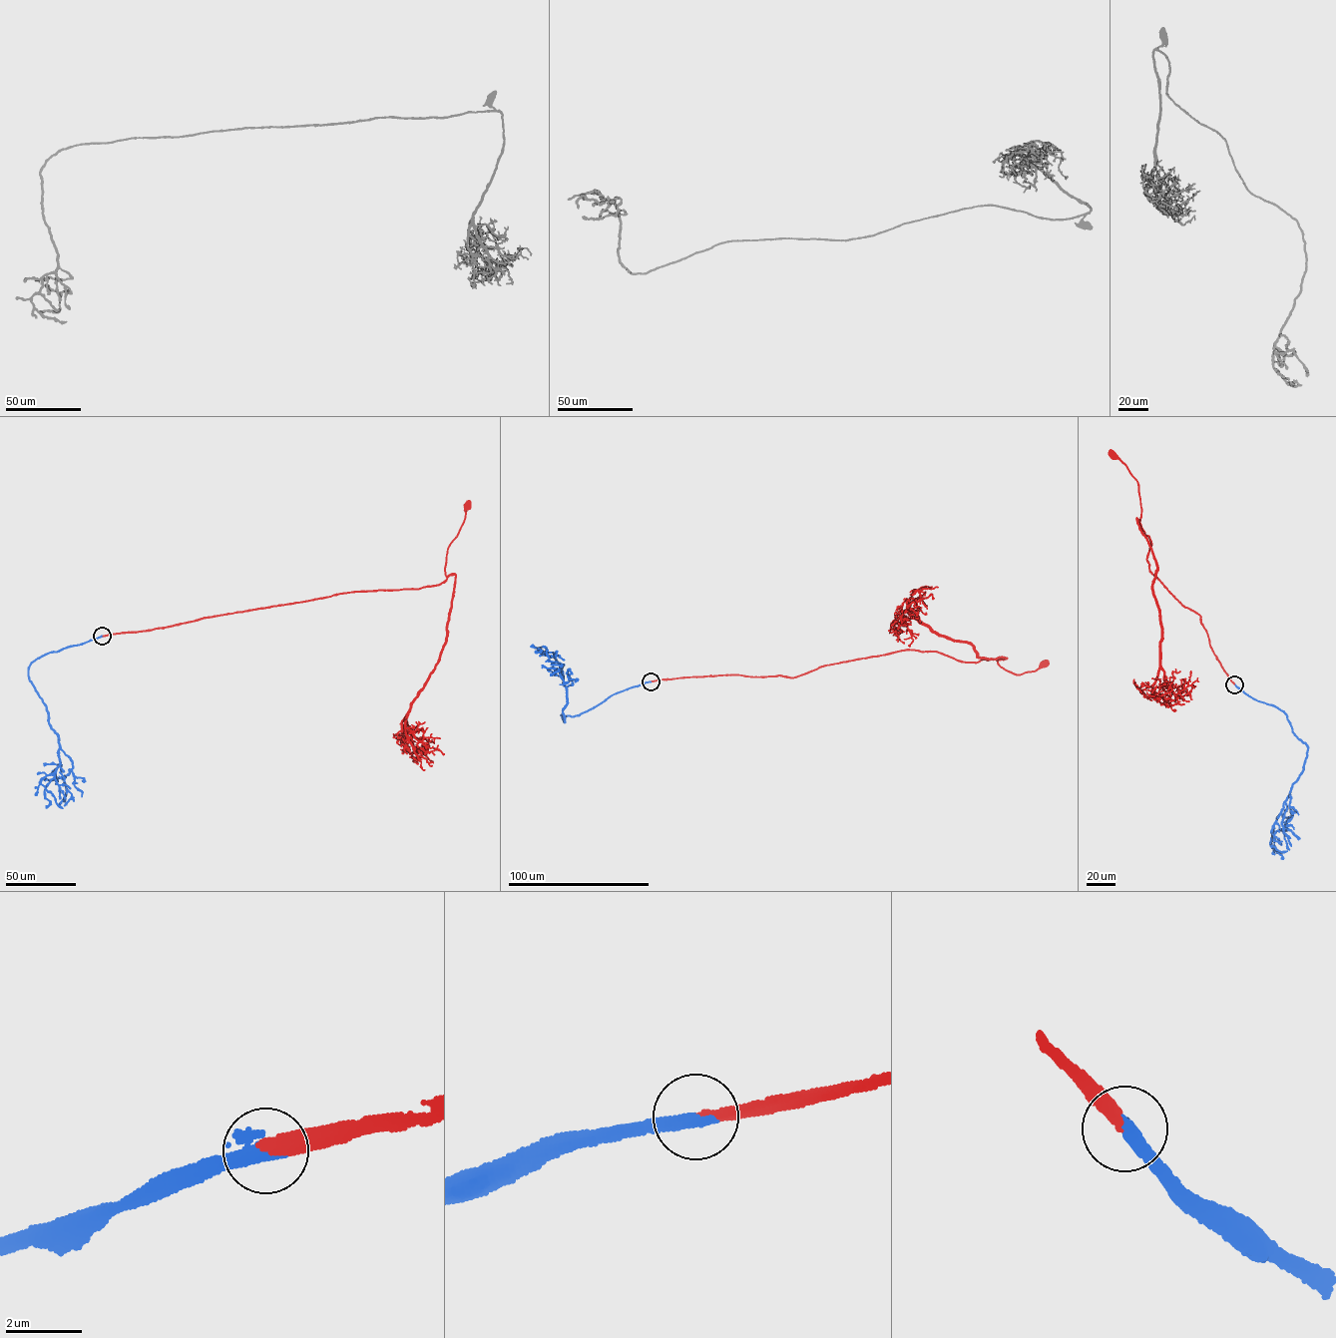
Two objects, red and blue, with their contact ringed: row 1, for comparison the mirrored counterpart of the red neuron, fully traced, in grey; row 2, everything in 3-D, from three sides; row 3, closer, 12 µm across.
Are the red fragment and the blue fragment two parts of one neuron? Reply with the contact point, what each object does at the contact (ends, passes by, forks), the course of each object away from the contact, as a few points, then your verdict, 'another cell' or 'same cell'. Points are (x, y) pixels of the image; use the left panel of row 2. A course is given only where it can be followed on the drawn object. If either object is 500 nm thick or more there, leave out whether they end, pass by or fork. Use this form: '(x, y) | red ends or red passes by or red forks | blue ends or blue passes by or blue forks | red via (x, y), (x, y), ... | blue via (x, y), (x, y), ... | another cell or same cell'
(102, 636) | red ends | blue ends | red via (102, 636), (349, 593), (438, 585), (447, 577), (447, 549), (464, 520), (466, 506) | blue via (102, 636), (45, 654), (34, 661), (28, 670), (59, 746), (59, 766), (40, 783), (63, 808) | same cell

